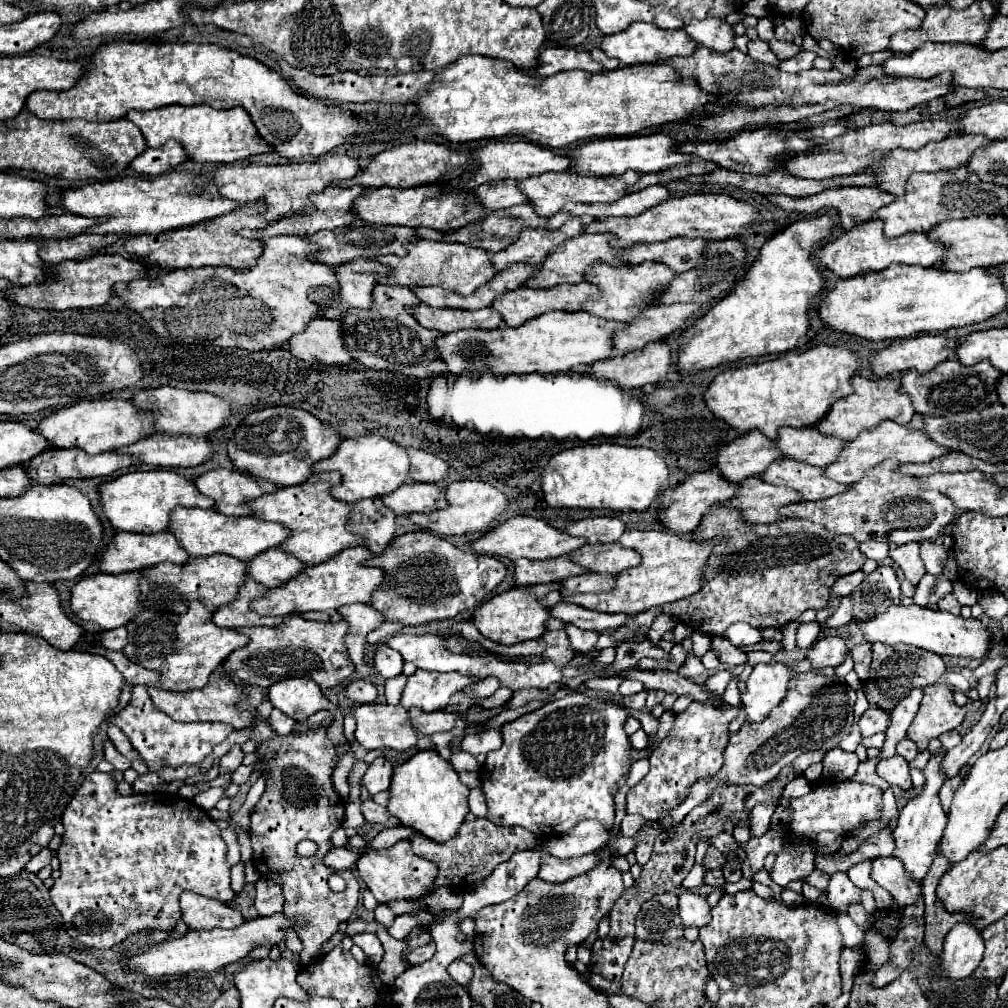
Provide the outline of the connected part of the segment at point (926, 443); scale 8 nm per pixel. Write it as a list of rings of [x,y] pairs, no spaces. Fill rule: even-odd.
[[[888,419],[888,421],[882,421],[876,429],[868,431],[868,433],[860,433],[860,437],[850,441],[848,451],[844,451],[840,455],[840,461],[836,461],[836,465],[826,467],[824,471],[834,481],[844,483],[844,485],[852,485],[852,483],[860,481],[868,469],[876,467],[884,459],[898,459],[900,463],[928,463],[928,461],[932,461],[936,457],[942,457],[944,453],[950,453],[950,449],[944,447],[944,445],[938,445],[936,441],[932,441],[926,435],[926,431],[908,429],[908,427],[898,425],[898,423]]]

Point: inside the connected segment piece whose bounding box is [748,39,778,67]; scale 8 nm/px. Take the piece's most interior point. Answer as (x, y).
(759, 50)

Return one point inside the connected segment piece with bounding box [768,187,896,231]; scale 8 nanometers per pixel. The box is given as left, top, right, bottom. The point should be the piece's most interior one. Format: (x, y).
(857, 205)

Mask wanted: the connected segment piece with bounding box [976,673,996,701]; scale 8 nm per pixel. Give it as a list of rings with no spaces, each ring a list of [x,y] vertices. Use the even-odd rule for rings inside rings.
[[[990,673],[990,675],[984,675],[980,681],[978,681],[978,695],[980,695],[980,701],[986,701],[988,699],[988,691],[992,687],[992,683],[996,681],[996,675]]]

